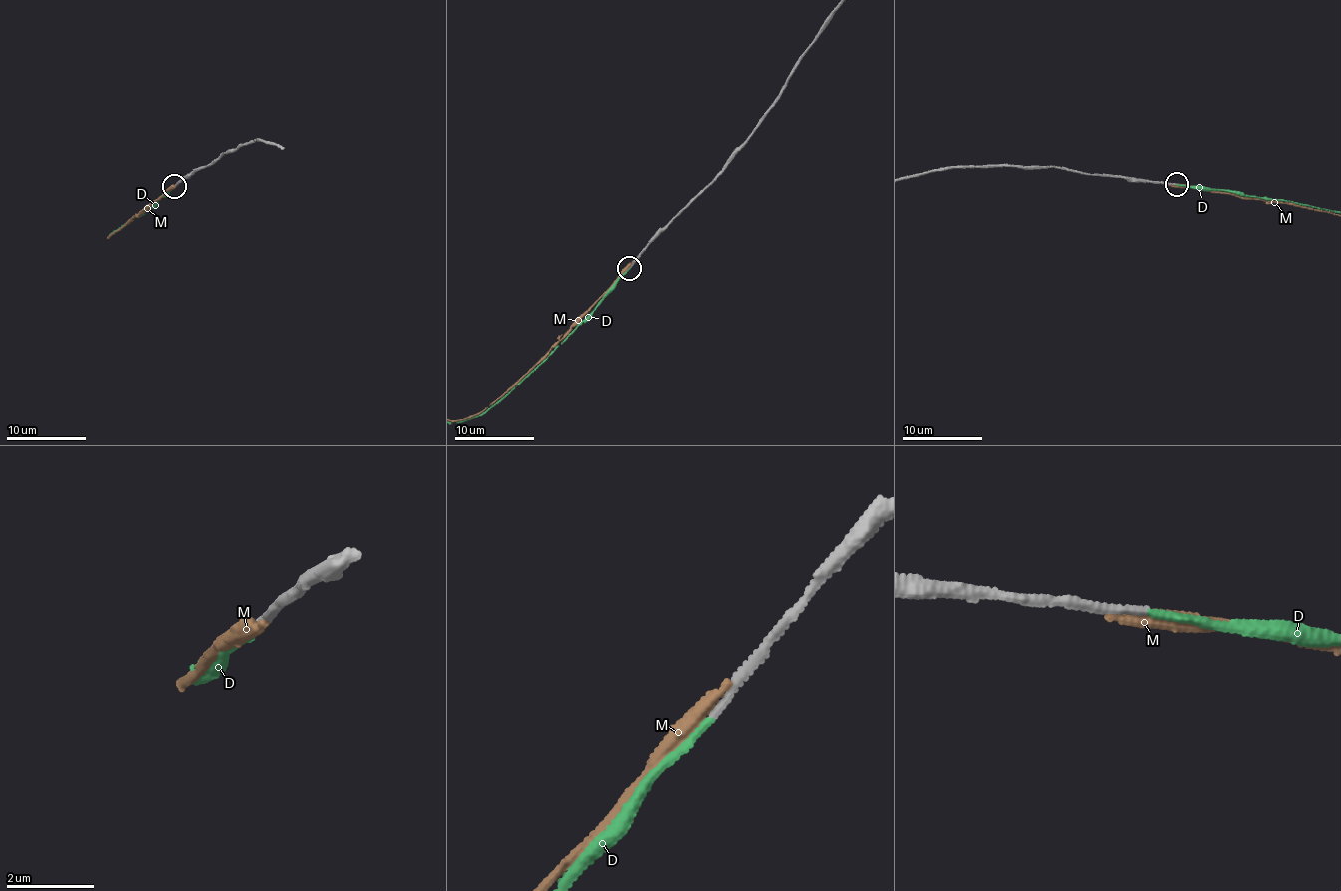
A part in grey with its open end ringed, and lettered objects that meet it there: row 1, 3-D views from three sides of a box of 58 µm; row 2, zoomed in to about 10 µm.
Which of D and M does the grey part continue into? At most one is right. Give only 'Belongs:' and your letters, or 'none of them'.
Belongs: D

